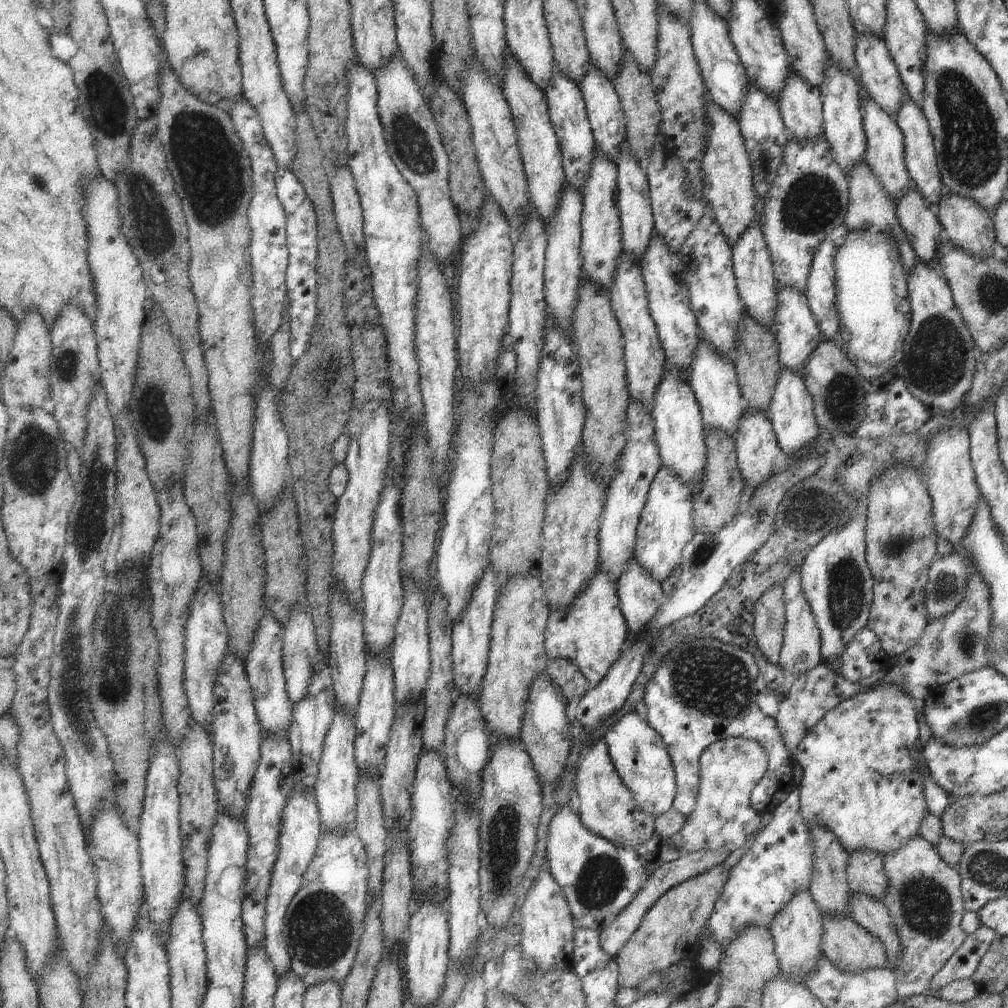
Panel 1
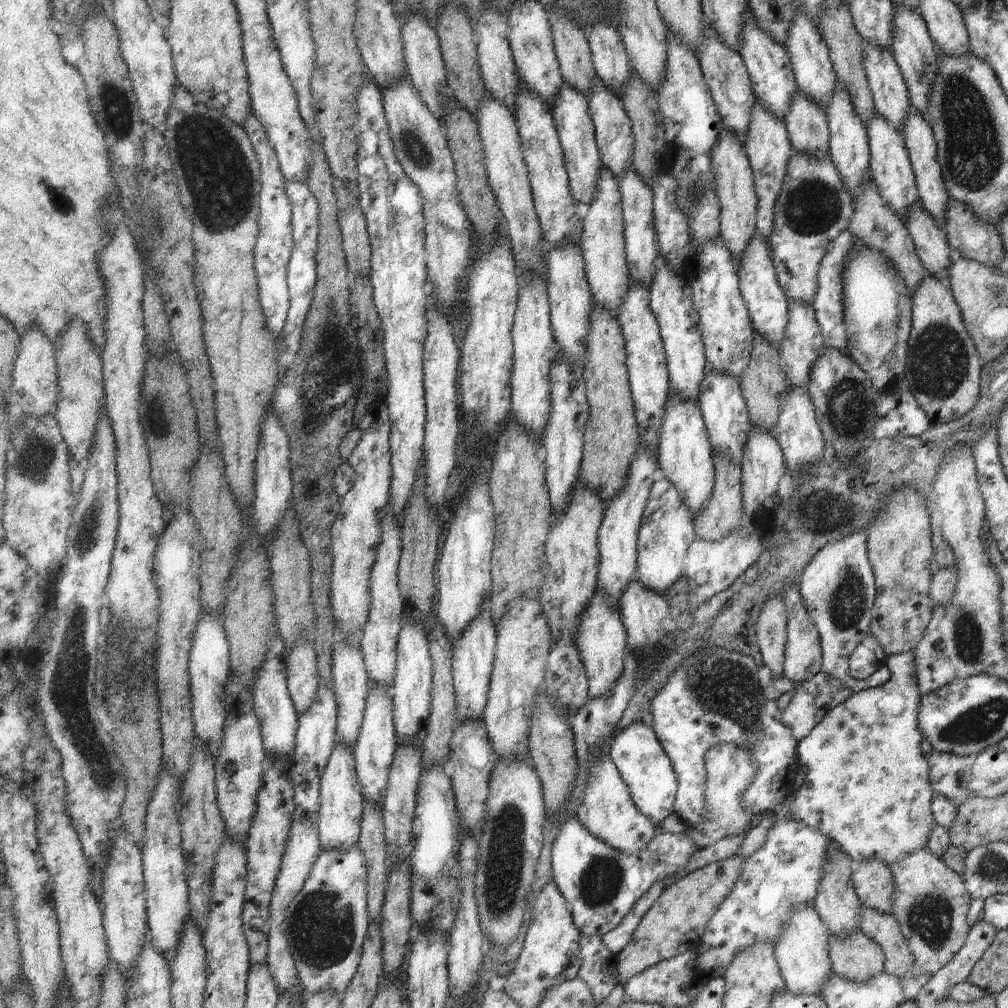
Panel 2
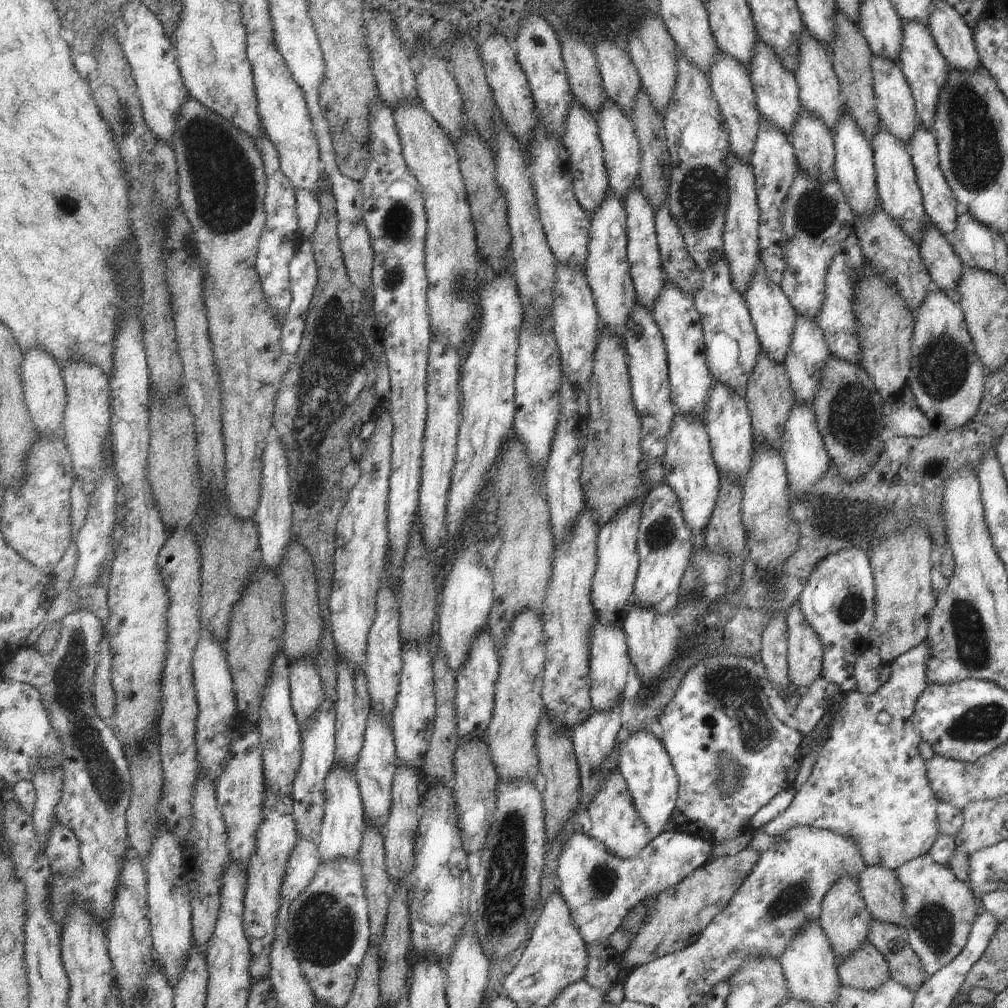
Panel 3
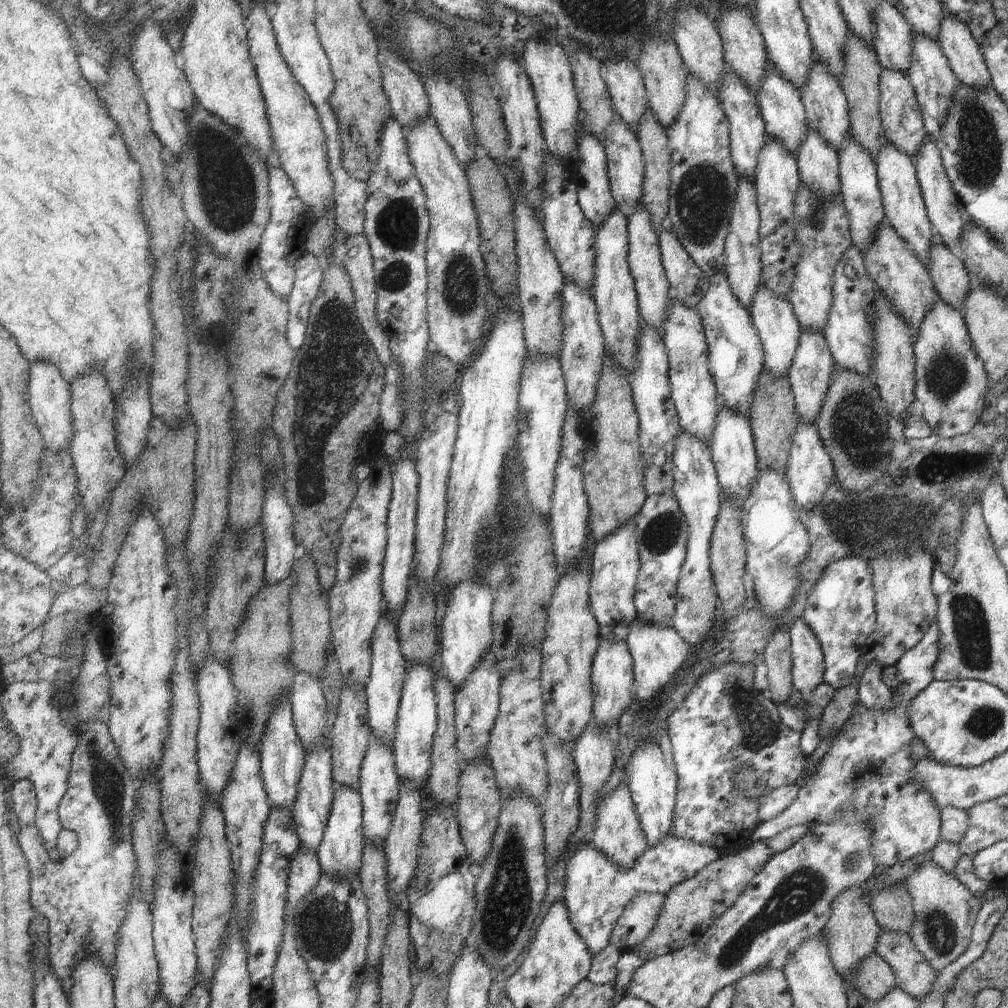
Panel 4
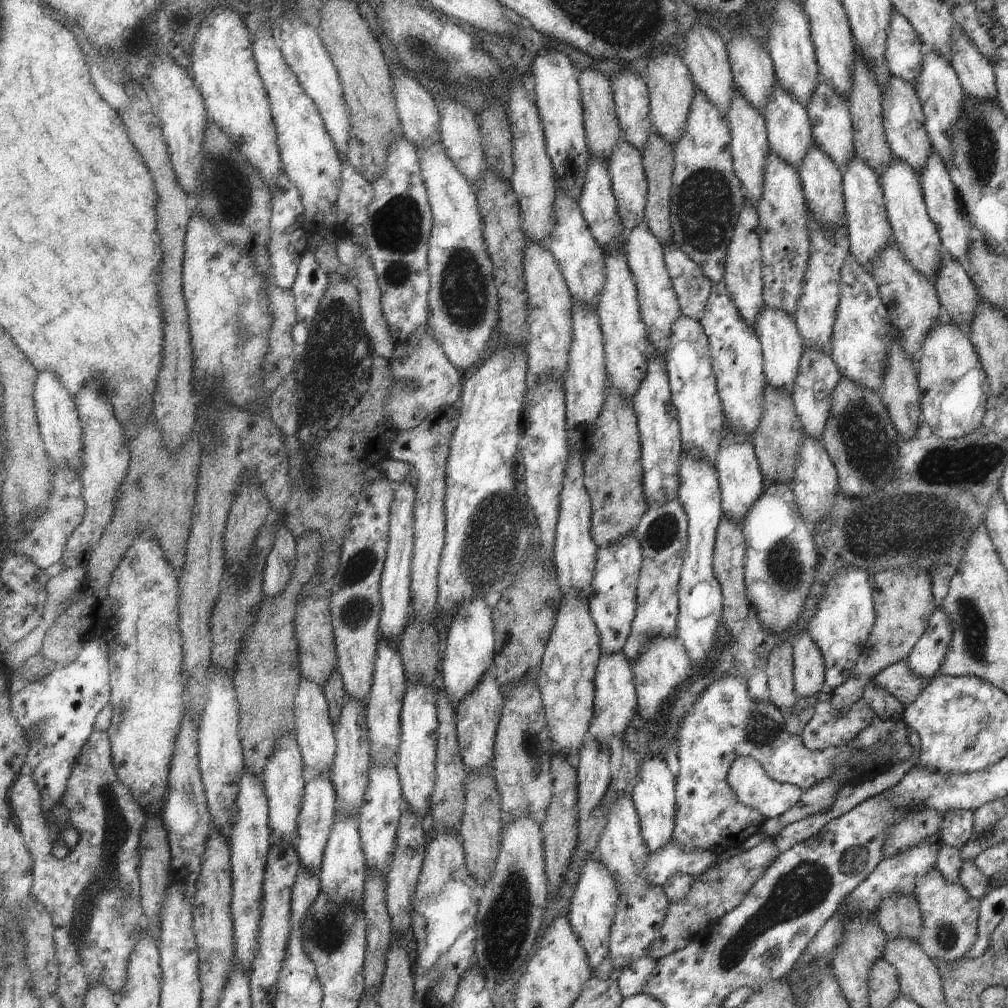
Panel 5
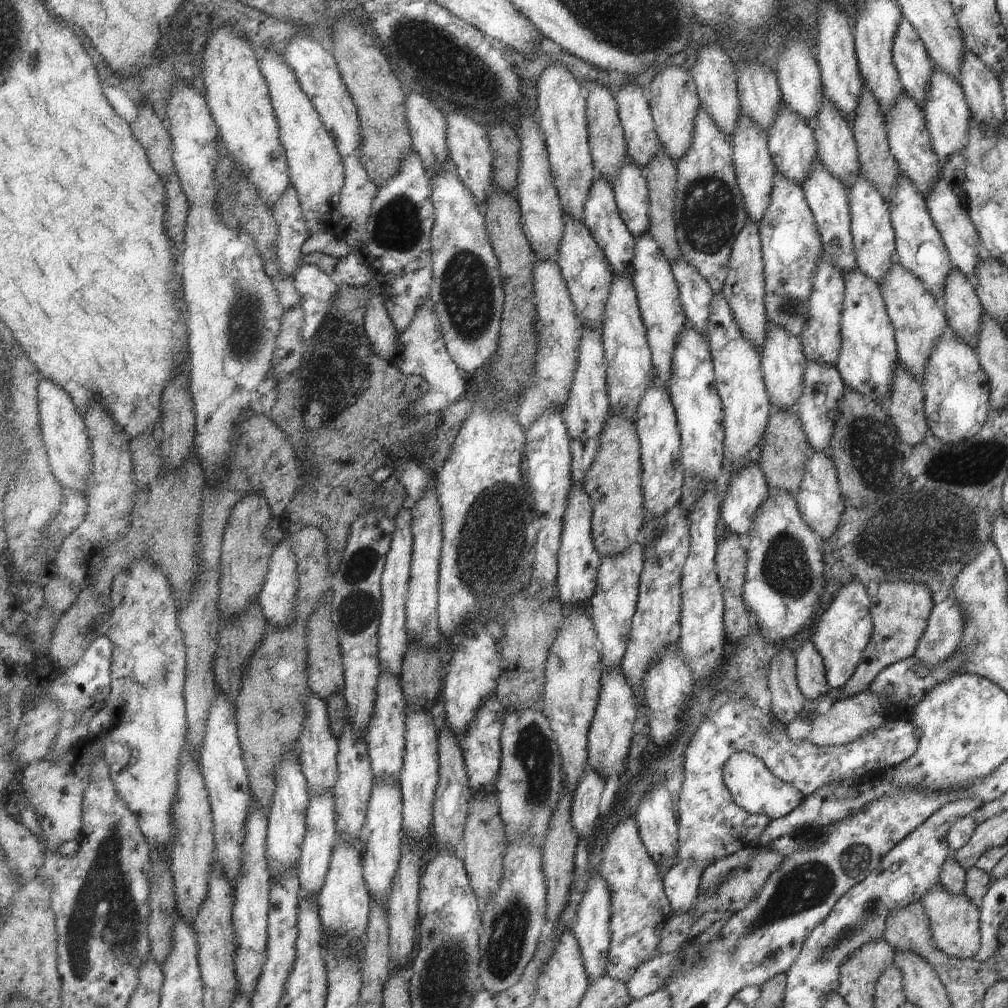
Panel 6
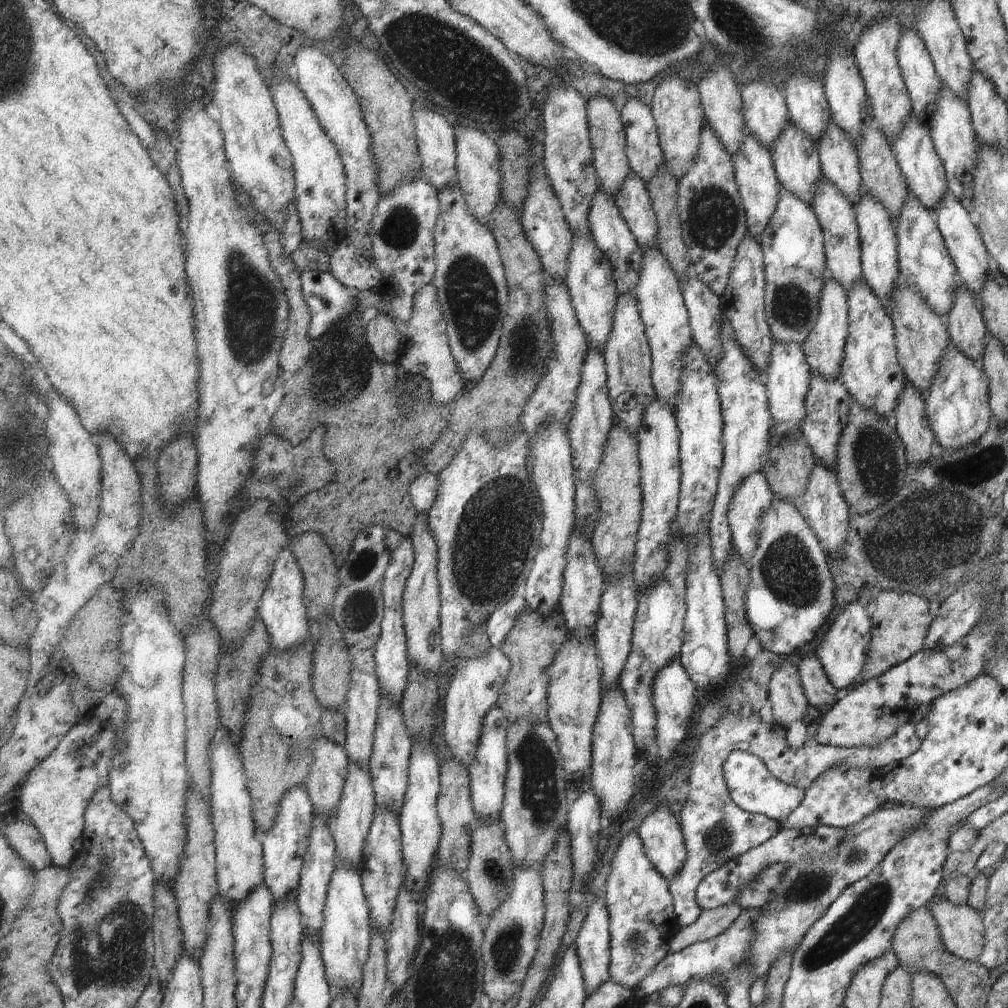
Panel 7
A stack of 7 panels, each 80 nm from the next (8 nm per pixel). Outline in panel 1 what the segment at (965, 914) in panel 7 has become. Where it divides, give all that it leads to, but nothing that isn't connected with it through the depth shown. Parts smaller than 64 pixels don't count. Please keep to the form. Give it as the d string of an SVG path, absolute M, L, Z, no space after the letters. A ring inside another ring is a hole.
M919 836L905 841L895 852L883 855L882 867L888 880L882 905L890 914L891 924L895 927L901 945L900 964L891 972L895 979L896 995L899 999L908 999L924 994L931 977L965 940L966 934L960 927L961 916L965 912L961 903L960 878L956 869L939 858L935 847Z

